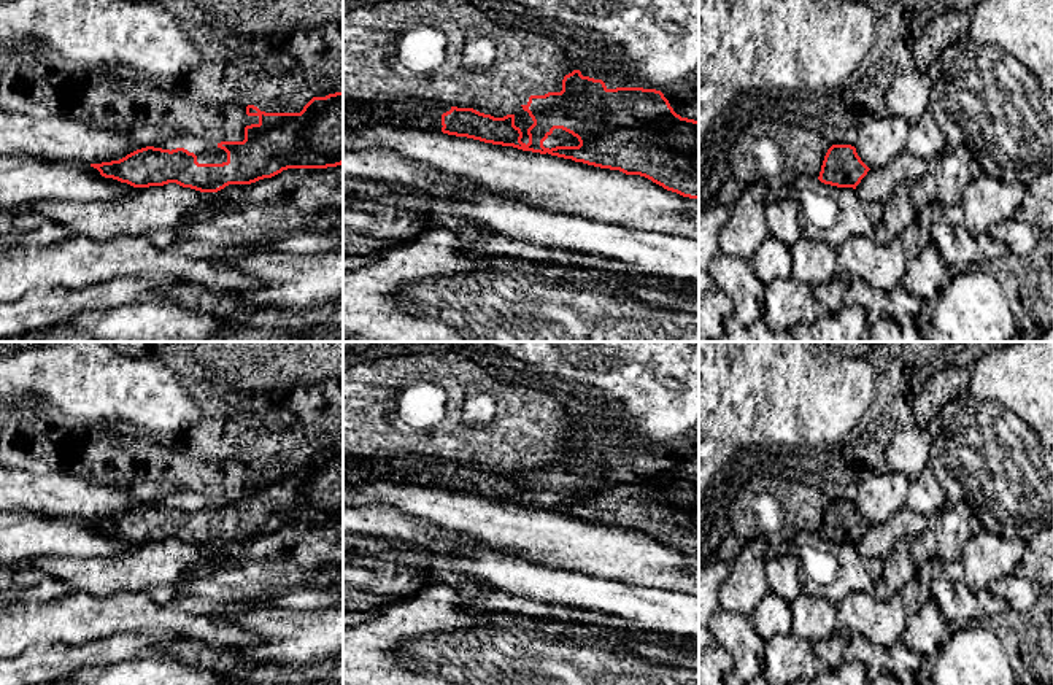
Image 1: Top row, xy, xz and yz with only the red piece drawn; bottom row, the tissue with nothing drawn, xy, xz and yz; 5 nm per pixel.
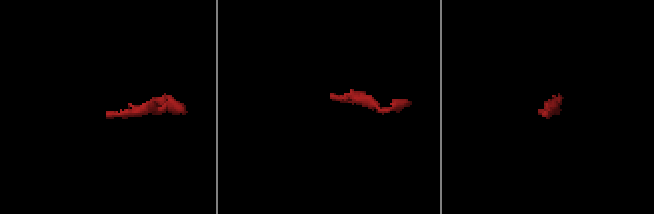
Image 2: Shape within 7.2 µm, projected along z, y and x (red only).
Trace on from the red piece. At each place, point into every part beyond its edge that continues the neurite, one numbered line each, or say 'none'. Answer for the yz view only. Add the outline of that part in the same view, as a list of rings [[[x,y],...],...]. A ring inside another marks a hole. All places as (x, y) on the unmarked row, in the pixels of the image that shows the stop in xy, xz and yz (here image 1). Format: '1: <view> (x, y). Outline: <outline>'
none

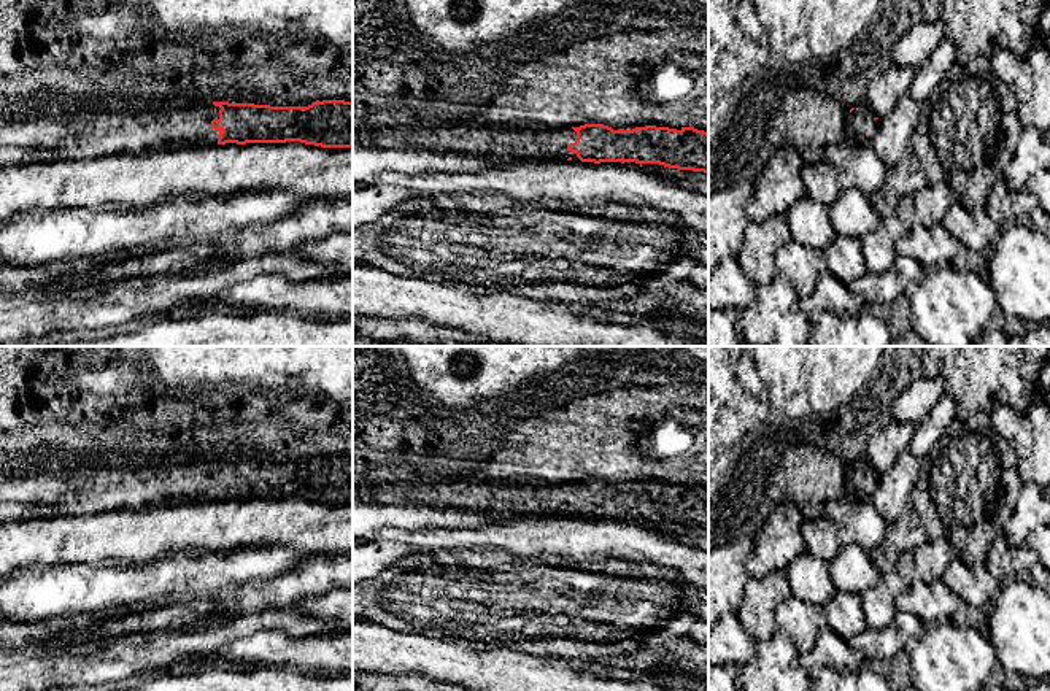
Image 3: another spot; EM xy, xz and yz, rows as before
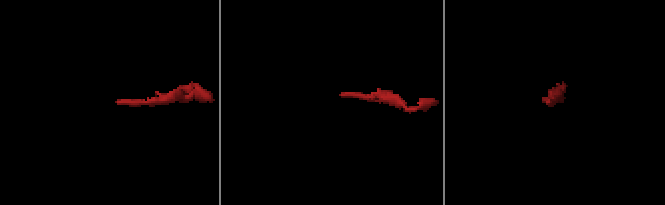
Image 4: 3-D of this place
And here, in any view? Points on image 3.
1: xy (73, 493). Outline: [[[192,457],[165,459],[140,467],[106,465],[94,470],[8,477],[0,480],[0,524],[37,518],[89,516],[108,510],[214,502],[219,486],[211,483],[211,477],[219,475],[219,465],[213,457]]]

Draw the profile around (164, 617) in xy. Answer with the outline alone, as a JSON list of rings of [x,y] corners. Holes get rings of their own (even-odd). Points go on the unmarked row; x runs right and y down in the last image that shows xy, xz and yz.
[[[175,605],[149,607],[146,612],[129,612],[114,618],[105,620],[98,632],[105,635],[122,635],[127,632],[156,631],[156,629],[175,629],[202,632],[214,627],[221,627],[232,620],[226,618],[195,618],[189,621],[183,616],[183,610]]]

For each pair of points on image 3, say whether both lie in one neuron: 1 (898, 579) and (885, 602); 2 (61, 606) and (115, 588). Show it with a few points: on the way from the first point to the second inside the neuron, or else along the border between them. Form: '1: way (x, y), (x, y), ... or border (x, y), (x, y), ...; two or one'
1: way (891, 585), (885, 596); one
2: way (73, 593), (77, 590), (102, 588); one

